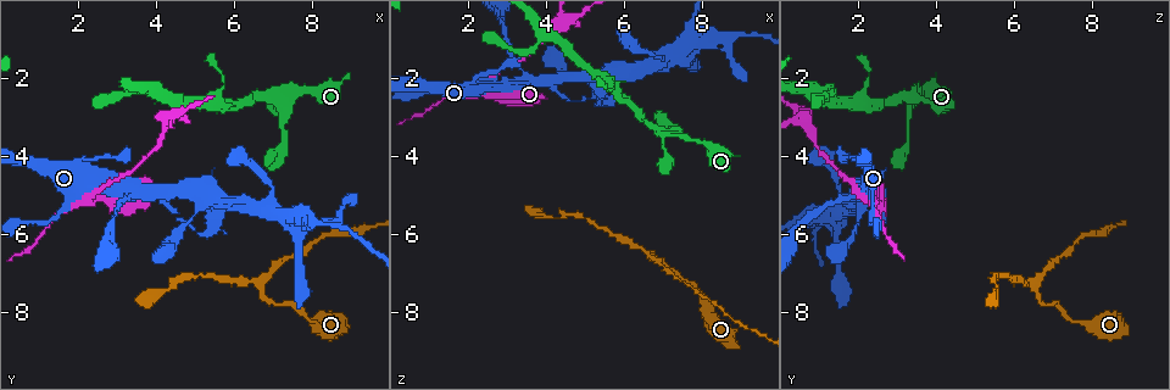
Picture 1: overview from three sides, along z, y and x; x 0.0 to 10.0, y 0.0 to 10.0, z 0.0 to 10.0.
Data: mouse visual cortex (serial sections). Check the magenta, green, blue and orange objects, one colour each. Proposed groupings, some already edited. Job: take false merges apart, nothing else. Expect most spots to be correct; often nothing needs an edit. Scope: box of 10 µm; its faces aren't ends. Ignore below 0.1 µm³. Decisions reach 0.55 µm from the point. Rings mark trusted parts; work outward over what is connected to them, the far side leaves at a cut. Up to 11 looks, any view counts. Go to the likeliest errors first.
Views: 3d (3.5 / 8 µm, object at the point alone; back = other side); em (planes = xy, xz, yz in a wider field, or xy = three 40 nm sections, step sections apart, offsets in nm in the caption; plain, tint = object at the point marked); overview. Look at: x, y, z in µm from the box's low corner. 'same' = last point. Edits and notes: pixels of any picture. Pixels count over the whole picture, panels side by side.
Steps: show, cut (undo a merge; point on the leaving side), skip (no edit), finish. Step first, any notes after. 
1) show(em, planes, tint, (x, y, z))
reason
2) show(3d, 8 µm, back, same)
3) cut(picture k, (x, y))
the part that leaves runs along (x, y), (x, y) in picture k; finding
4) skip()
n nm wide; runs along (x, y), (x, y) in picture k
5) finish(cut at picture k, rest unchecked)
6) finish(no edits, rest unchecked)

show(3d, 8 µm, (6.60, 7.25, 6.55))
sharp bend

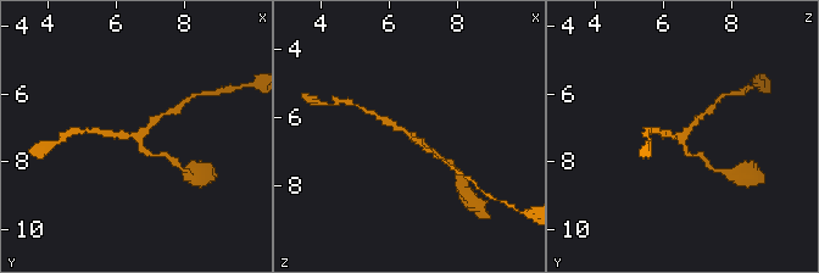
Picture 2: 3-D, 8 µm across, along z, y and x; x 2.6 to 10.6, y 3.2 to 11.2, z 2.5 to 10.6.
show(3d, 3.5 µm, same)
closer look

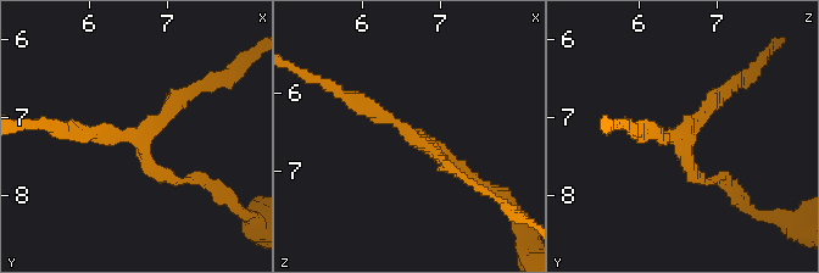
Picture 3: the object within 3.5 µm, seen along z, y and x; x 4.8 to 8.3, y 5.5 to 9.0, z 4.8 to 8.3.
show(em, planes, tint, (6.65, 7.25, 6.55))
3 arms; arms of 150, 150, 200 nm; shape alone is not enough

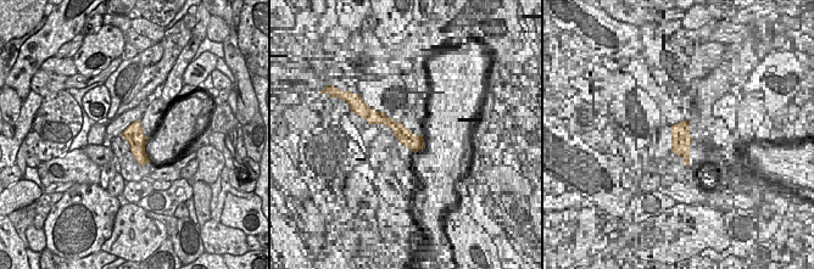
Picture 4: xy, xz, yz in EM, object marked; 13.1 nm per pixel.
skip()
runs along (462, 166), (345, 98) in picture 3; all the same cell

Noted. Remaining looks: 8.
show(3d, 3.5 µm, (2.30, 5.05, 2.15))
sharp bend

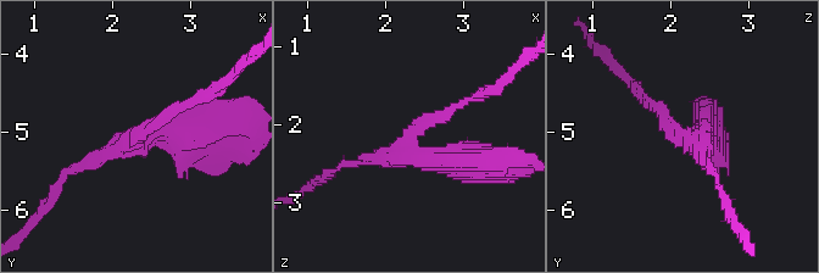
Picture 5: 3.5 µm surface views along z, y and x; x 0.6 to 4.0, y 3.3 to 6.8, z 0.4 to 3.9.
show(em, xy, step 2, tint, (2.30, 5.10, 2.20))

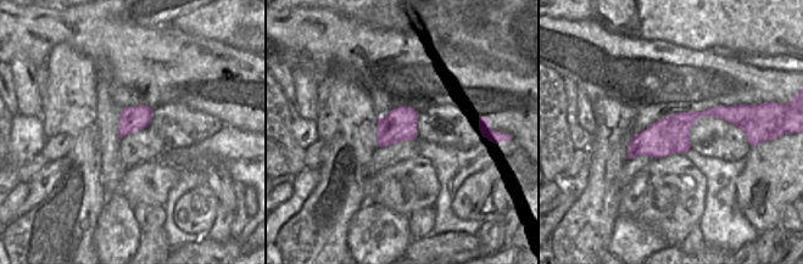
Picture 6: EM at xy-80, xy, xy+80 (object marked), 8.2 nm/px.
show(em, planes, tint, same)

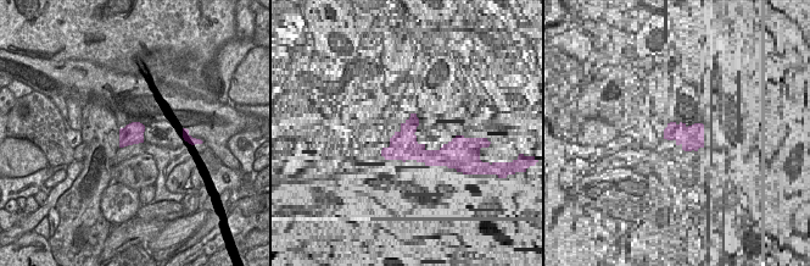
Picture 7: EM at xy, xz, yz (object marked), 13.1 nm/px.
skip()
runs along (706, 122), (684, 137), (647, 104) in picture 5; all the same cell

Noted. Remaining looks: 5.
show(3d, 3.5 µm, (7.70, 2.40, 3.55))
calibre changes

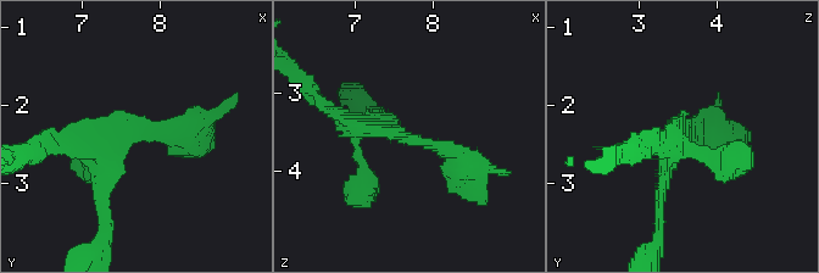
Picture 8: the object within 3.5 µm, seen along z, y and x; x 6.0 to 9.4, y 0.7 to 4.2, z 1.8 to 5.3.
show(em, xy, step 3, tint, (7.65, 2.35, 3.55))

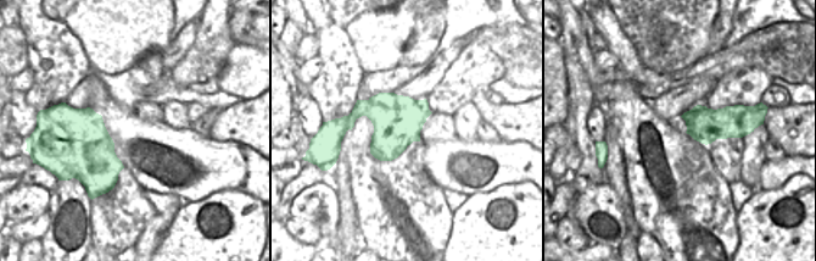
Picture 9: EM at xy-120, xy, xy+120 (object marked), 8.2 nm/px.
show(em, xy, step 5, tint, same)
another direction

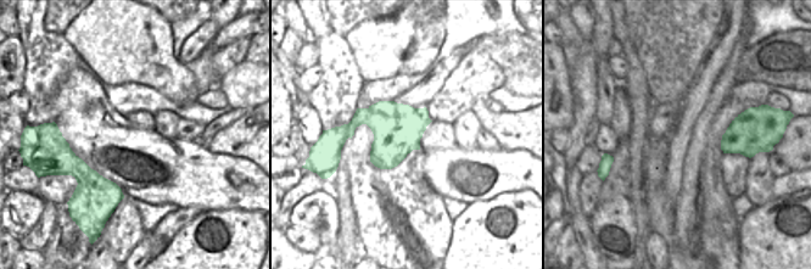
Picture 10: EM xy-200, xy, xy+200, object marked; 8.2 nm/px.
skip()
arms of 200, 250, 350 nm; runs along (466, 179), (443, 148), (334, 113) in picture 8; all the same cell

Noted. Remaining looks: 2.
show(3d, 3.5 µm, (4.20, 5.25, 2.35))
three-way junction

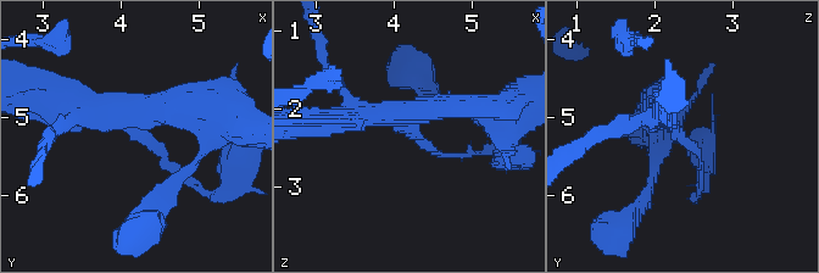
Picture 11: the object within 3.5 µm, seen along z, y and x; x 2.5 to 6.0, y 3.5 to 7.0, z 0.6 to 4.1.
show(em, planes, tint, (4.30, 5.20, 2.30))
3 arms; arms of 100, 300, 300 nm; now the EM

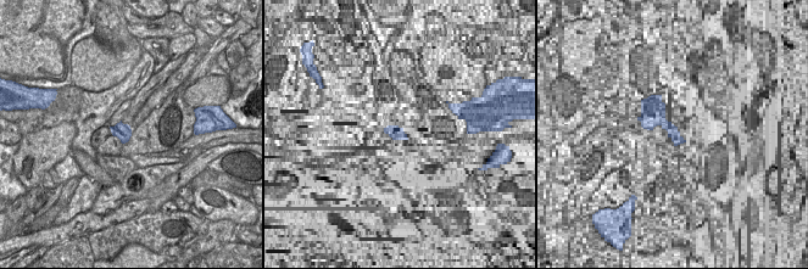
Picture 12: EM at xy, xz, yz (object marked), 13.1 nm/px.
skip()
one cell here

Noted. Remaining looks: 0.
finish(no edits, rest unchecked)

